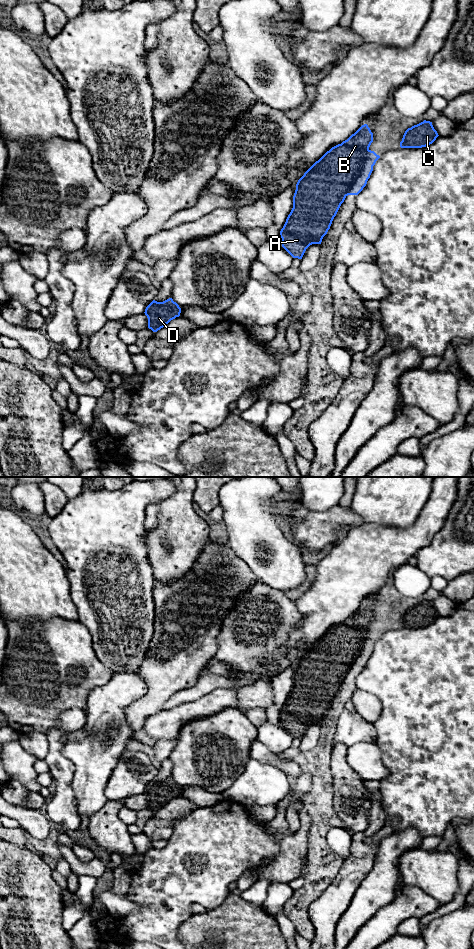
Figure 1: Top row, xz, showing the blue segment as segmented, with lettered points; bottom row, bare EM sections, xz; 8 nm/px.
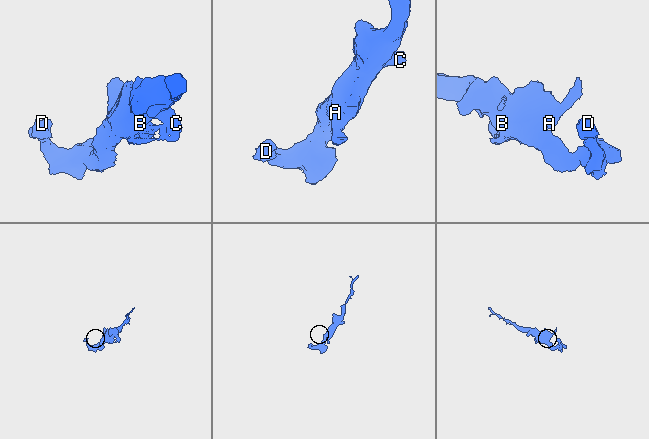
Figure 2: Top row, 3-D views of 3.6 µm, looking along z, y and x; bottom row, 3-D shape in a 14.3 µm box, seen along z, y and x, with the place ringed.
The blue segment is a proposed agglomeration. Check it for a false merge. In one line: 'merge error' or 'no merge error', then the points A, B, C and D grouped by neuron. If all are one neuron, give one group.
no merge error | A B C D

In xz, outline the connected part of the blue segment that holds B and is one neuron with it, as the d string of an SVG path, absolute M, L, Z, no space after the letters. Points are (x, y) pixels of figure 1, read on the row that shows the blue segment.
M367 124L362 125L347 140L332 147L318 161L316 161L298 180L293 196L293 208L288 215L283 228L280 231L282 247L293 257L302 259L306 249L312 244L321 244L327 234L334 217L341 204L348 195L358 195L366 186L373 171L373 166L380 158L369 149L373 142L373 133Z

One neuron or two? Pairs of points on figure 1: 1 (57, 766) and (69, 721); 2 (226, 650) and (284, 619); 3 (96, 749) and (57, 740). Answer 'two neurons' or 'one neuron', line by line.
1: one neuron
2: one neuron
3: two neurons

